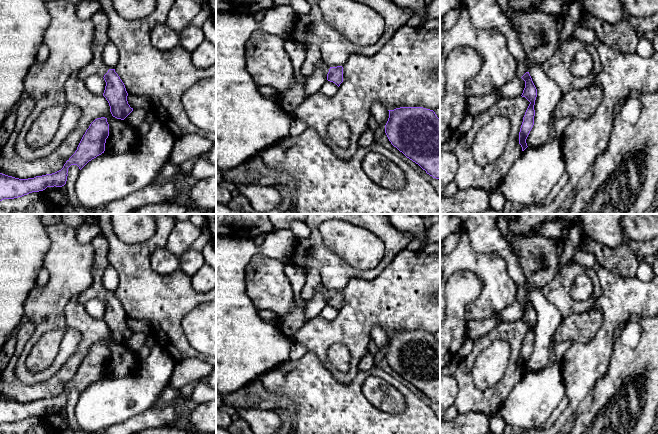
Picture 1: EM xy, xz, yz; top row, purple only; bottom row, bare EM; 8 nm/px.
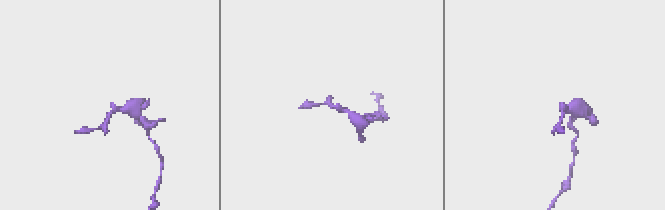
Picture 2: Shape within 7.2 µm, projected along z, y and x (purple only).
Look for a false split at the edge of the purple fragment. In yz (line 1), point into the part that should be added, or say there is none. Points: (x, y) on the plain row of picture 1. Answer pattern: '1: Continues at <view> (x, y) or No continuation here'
1: Continues at yz (522, 292)

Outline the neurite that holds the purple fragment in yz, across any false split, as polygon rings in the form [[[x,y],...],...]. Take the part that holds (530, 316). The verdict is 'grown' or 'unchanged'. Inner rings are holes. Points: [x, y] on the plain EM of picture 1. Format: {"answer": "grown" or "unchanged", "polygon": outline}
{"answer": "grown", "polygon": [[[517,286],[516,298],[525,305],[525,312],[521,320],[525,321],[530,326],[523,341],[523,346],[519,356],[519,368],[522,371],[522,375],[524,375],[528,371],[526,363],[534,349],[534,329],[537,321],[537,313],[528,296],[528,287]]]}

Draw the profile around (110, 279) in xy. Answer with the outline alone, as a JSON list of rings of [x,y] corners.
[[[111,264],[106,267],[102,281],[104,287],[109,293],[115,293],[119,285],[119,277]]]

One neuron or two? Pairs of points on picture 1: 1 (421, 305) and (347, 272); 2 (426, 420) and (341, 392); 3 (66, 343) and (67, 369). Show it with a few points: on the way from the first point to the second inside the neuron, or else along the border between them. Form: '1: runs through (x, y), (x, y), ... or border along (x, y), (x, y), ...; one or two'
1: border along (384, 267), (371, 279), (352, 278), (343, 289); two
2: runs through (405, 421), (374, 421), (362, 413); one
3: border along (80, 340), (76, 351), (51, 377); two

